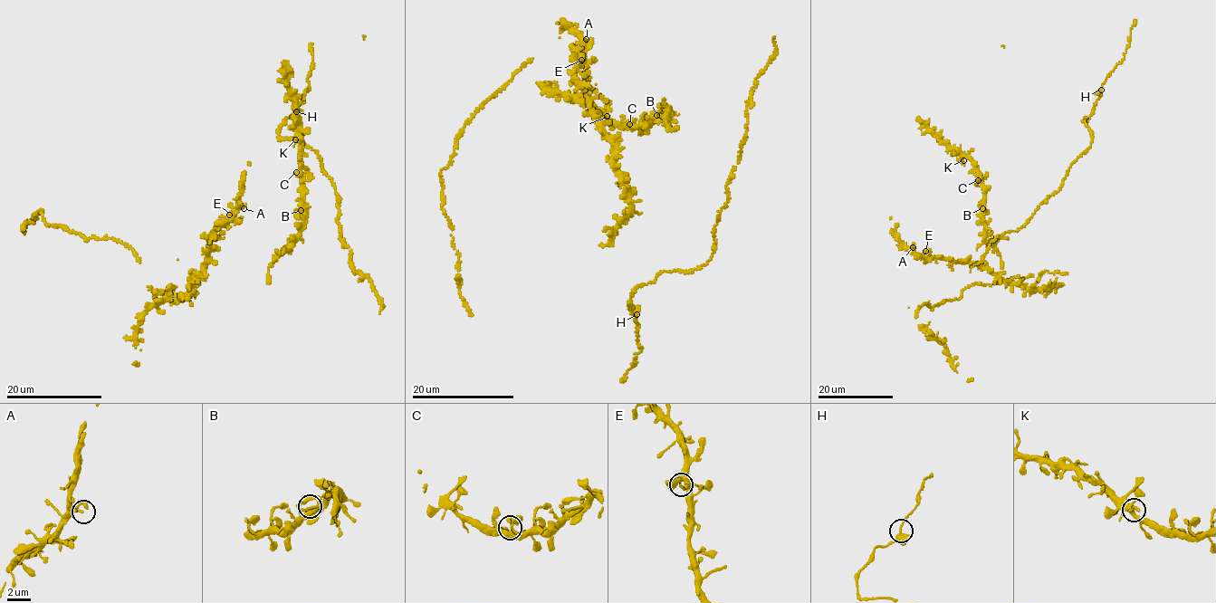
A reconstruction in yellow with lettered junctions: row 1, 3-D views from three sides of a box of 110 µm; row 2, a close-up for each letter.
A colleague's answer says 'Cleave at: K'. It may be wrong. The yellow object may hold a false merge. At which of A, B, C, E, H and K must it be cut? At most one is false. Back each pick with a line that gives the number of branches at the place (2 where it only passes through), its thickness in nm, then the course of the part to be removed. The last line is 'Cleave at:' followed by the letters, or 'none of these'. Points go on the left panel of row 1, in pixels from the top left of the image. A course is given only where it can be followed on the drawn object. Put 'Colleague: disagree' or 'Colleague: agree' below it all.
Cleave at: none of these
Colleague: disagree

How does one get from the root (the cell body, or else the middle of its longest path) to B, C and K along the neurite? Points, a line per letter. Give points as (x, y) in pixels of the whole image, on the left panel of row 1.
B: (267, 270), (299, 235), (304, 221), (304, 213), (301, 210)
C: (267, 270), (295, 240), (305, 221), (301, 178), (296, 172)
K: (267, 270), (295, 240), (305, 221), (300, 159), (301, 149), (298, 136), (295, 139)

